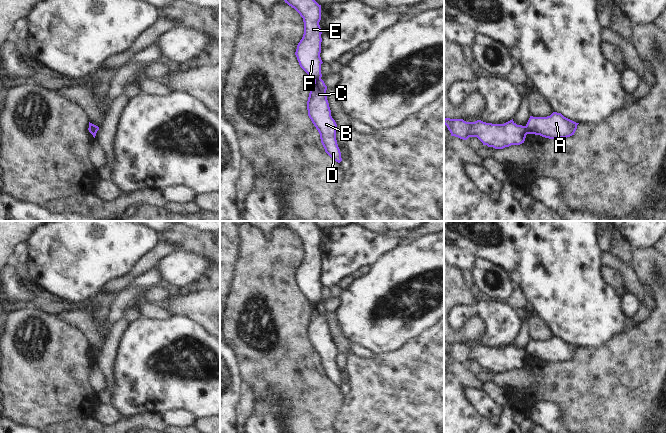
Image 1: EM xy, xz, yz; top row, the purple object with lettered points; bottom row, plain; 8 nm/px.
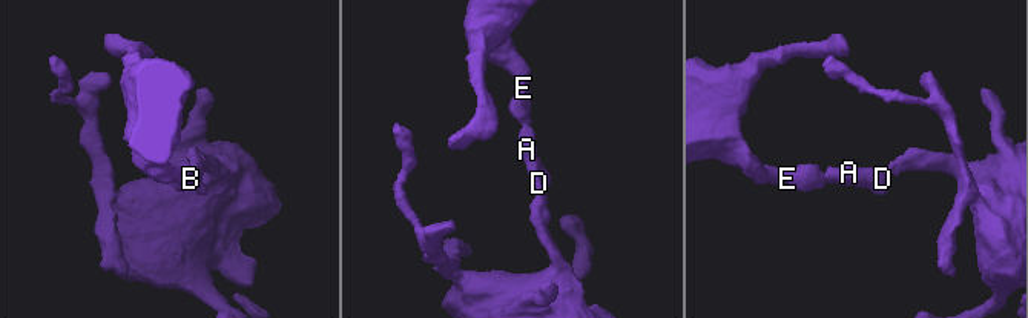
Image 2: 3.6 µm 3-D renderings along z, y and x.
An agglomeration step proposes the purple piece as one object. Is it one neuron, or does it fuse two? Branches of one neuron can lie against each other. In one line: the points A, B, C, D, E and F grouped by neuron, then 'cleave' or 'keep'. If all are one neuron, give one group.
A B C D / E F; cleave

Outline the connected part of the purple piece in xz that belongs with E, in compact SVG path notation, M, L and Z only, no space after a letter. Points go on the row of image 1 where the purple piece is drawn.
M284 0L294 8L304 22L304 34L297 45L295 55L300 67L313 79L322 77L321 53L321 5L315 0Z

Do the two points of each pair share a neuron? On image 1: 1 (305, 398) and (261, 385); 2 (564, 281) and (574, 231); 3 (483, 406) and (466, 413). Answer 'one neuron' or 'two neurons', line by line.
1: one neuron
2: one neuron
3: two neurons

